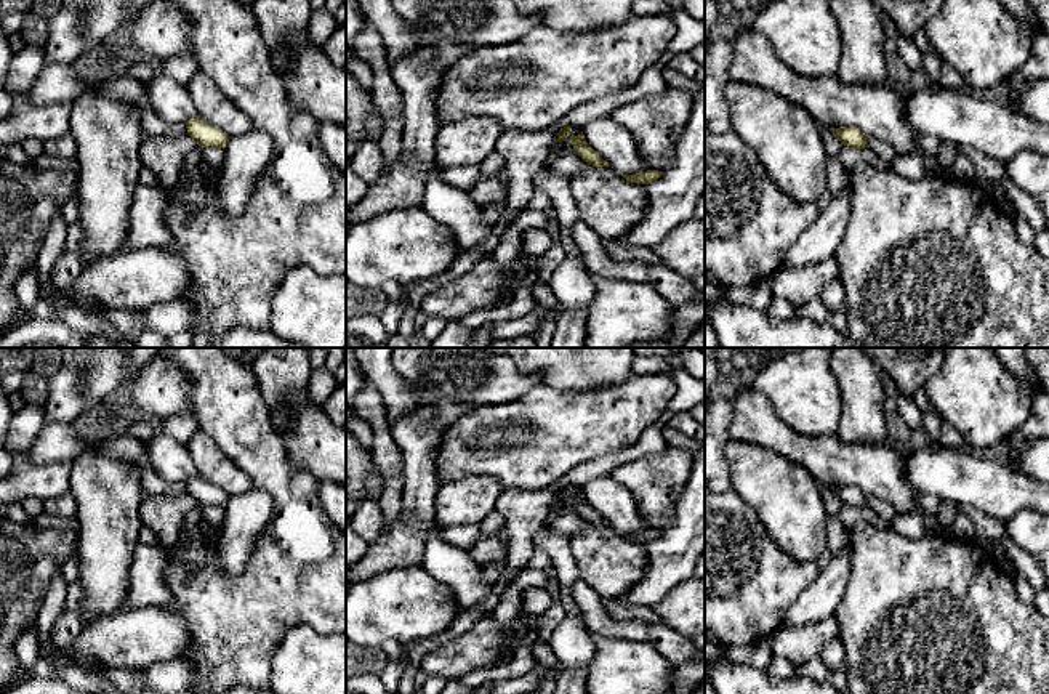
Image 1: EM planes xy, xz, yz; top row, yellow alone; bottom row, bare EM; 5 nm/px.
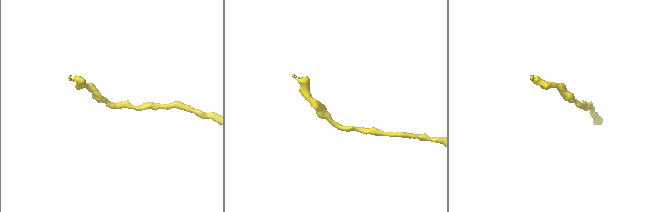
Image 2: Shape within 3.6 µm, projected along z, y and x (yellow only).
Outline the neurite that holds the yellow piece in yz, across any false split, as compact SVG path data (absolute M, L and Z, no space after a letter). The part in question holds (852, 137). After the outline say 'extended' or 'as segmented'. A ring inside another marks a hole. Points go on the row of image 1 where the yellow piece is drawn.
M839 127L839 128L828 128L834 136L839 138L842 146L852 147L865 147L866 135L860 131L857 127Z; as segmented

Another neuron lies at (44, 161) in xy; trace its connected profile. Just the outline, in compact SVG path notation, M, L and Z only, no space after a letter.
M40 154L38 157L32 157L32 167L42 170L69 170L78 173L78 160L77 159L54 159L48 154Z

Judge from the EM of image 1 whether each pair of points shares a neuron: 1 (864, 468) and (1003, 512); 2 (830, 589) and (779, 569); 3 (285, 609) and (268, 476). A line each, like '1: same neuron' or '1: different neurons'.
1: different neurons
2: different neurons
3: same neuron

